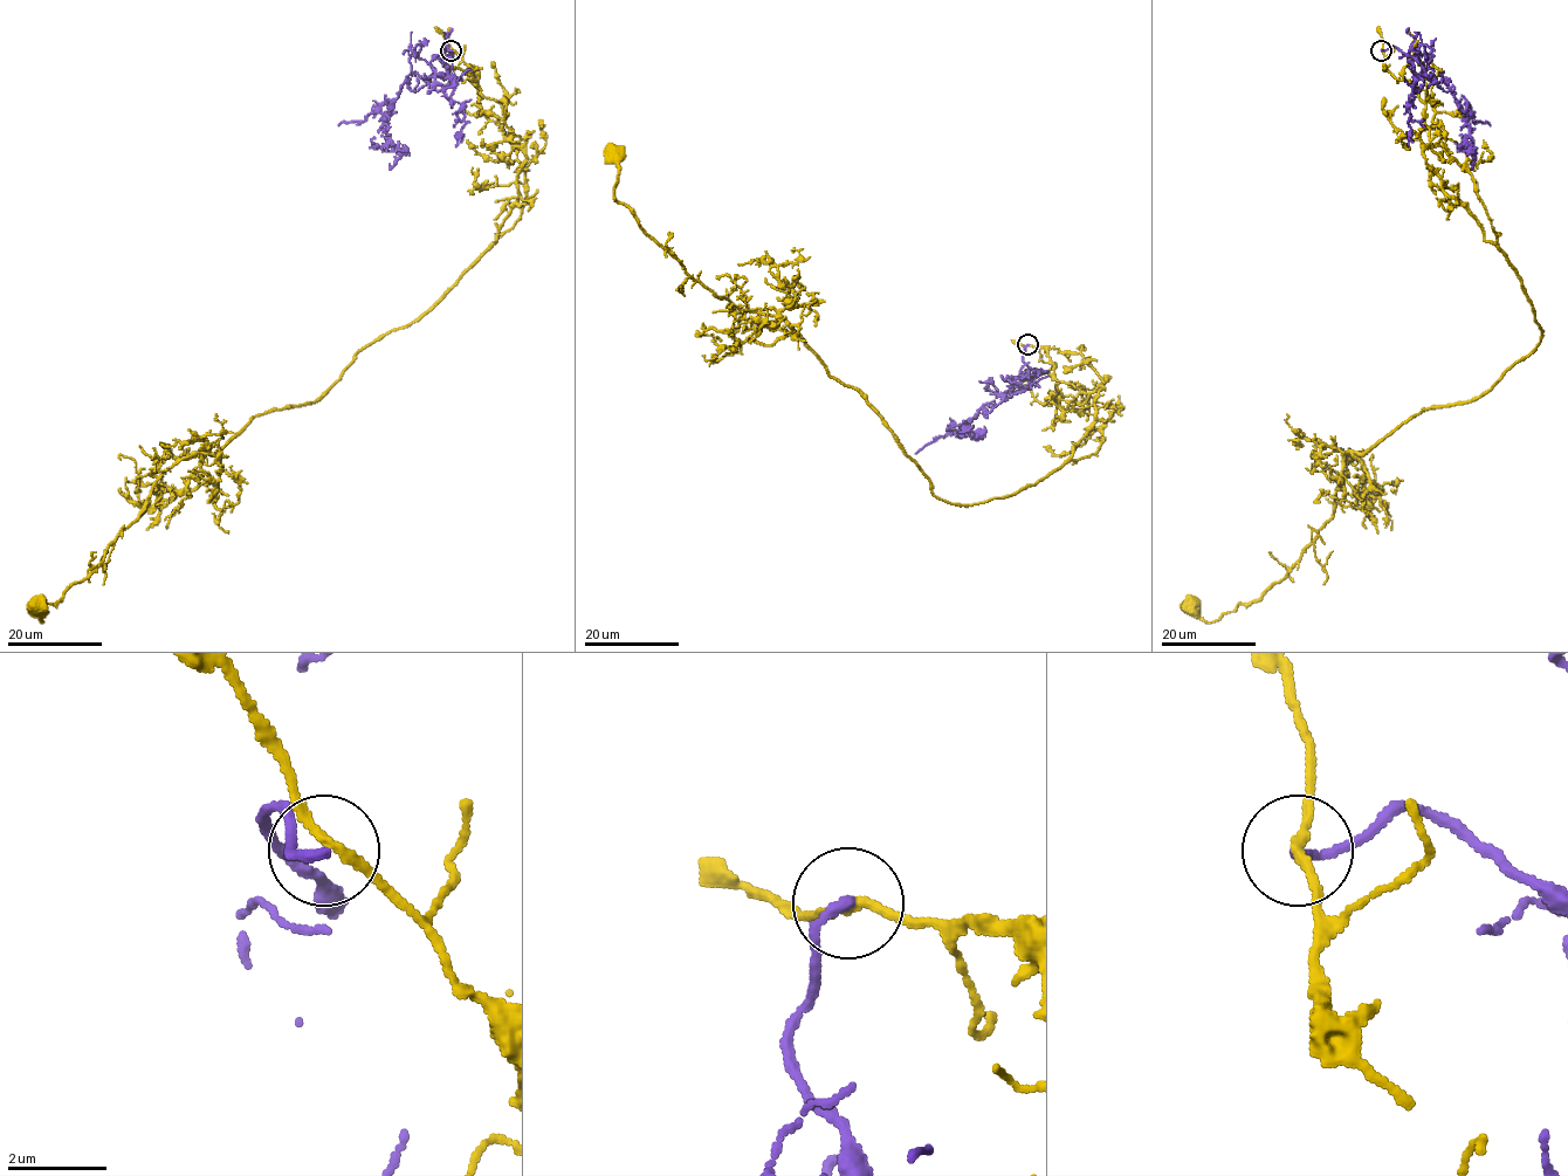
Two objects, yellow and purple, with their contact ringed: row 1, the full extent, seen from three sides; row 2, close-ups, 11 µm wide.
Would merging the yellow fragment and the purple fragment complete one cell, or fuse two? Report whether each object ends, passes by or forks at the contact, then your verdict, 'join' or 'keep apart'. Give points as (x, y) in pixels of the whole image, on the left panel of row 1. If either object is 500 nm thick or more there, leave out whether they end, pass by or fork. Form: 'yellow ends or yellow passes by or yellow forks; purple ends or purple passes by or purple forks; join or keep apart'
yellow passes by; purple ends; keep apart

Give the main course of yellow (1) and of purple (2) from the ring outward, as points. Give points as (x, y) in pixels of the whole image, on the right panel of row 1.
1: (1381, 49), (1541, 339), (1355, 453), (1258, 599), (1211, 621), (1189, 604)
2: (1381, 49), (1397, 47), (1429, 78), (1434, 75), (1444, 91), (1450, 89), (1448, 83), (1466, 116), (1472, 164)

